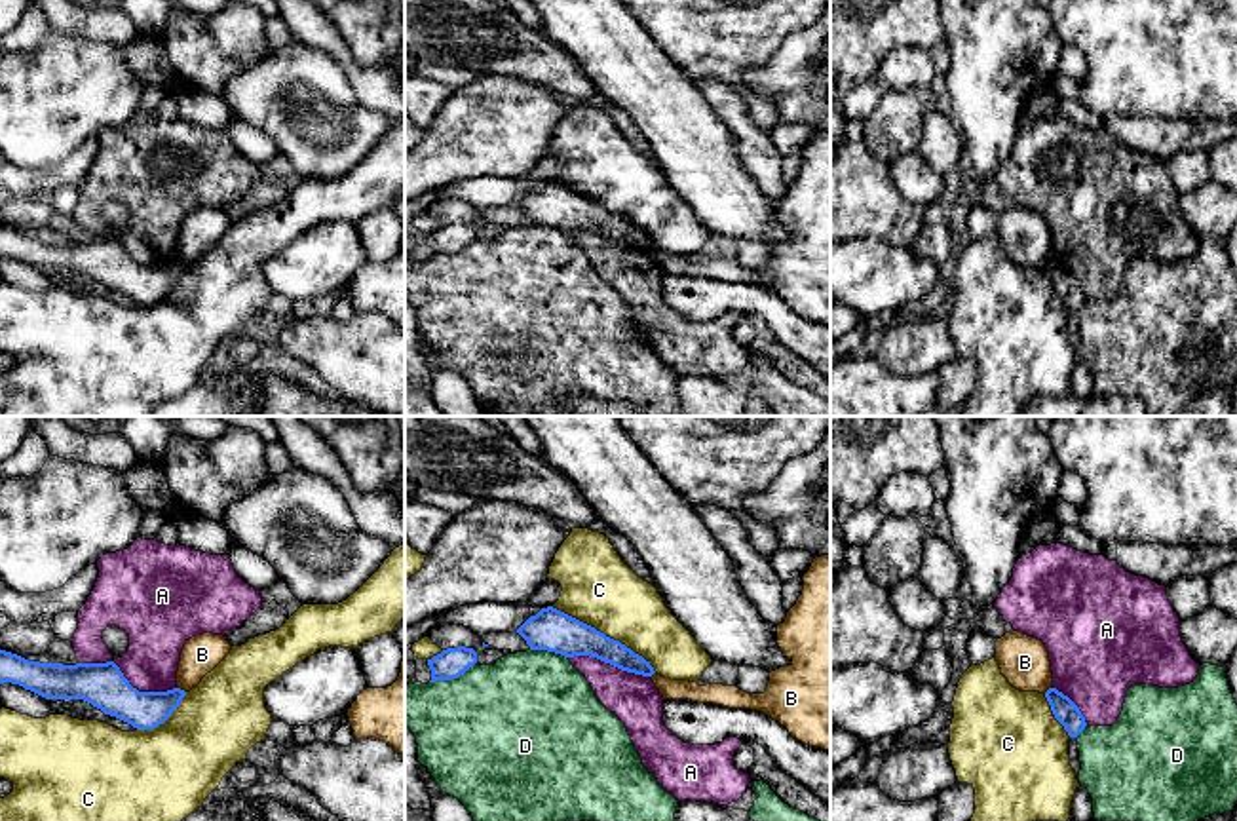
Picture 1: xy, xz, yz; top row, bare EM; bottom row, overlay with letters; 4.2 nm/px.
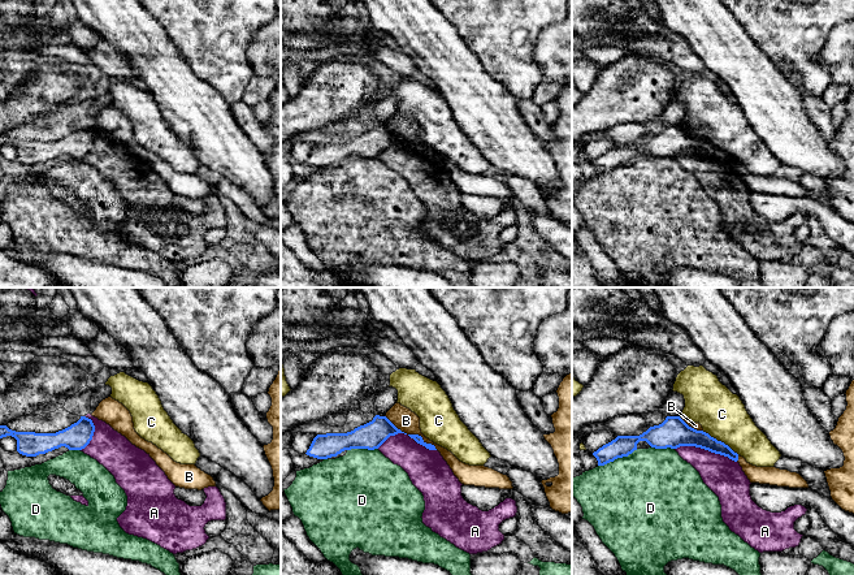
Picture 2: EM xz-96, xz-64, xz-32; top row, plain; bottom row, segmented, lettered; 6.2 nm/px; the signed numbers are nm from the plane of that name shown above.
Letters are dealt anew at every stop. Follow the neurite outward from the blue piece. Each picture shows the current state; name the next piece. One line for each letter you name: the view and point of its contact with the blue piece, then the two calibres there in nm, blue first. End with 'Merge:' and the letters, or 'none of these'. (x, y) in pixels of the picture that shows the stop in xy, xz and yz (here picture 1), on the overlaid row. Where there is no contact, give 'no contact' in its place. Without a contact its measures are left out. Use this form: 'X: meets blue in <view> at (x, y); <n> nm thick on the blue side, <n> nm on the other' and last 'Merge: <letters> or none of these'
Merge: none of these

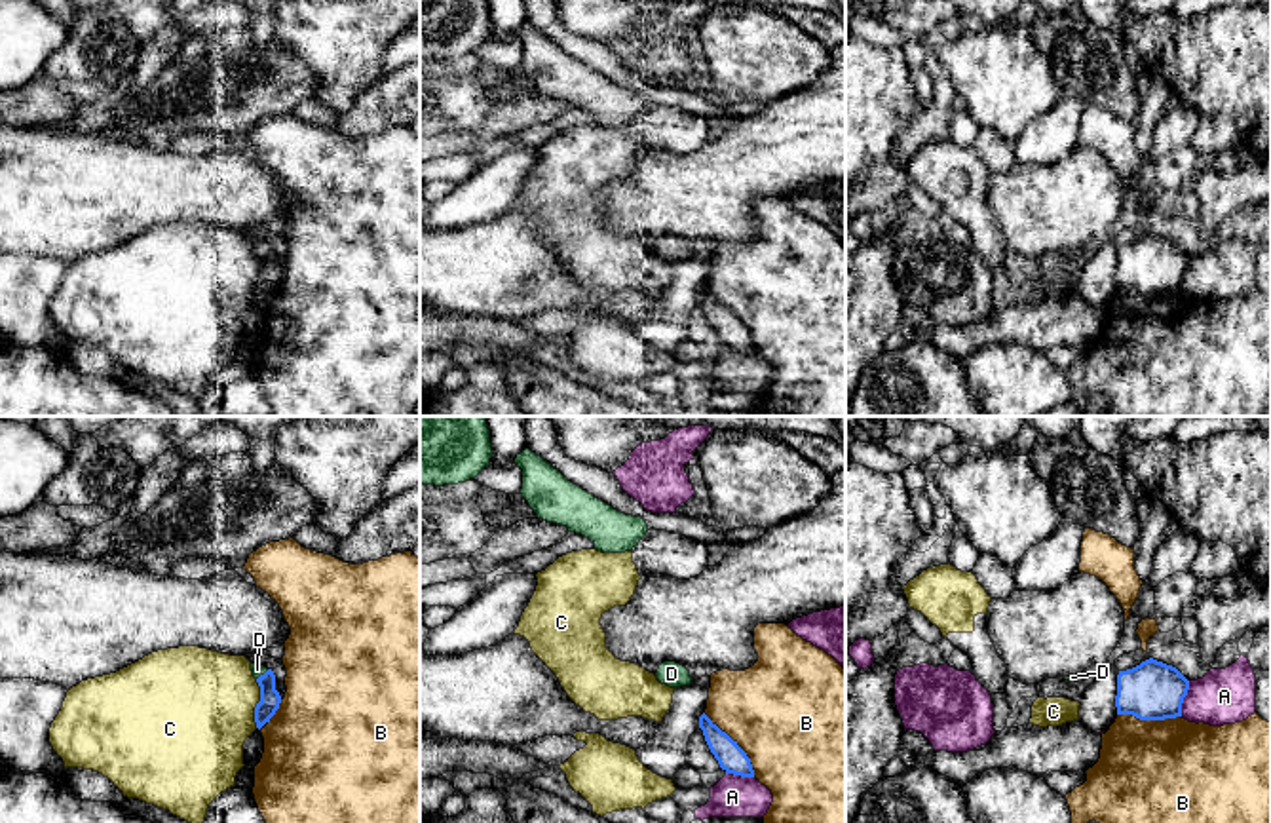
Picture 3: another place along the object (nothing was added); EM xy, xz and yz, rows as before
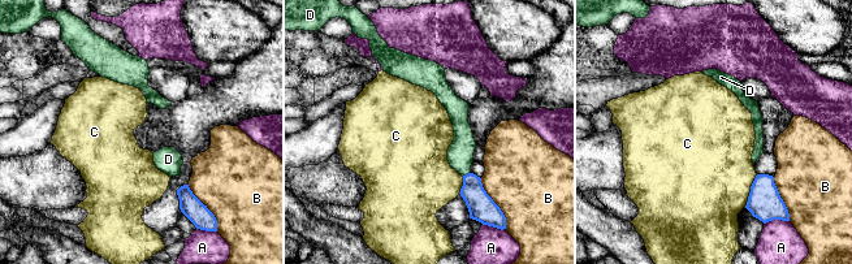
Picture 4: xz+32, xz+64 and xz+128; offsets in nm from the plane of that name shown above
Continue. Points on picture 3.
D: meets blue in xy at (265, 673); 90 nm thick on the blue side, 50 nm on the other
Merge: D

